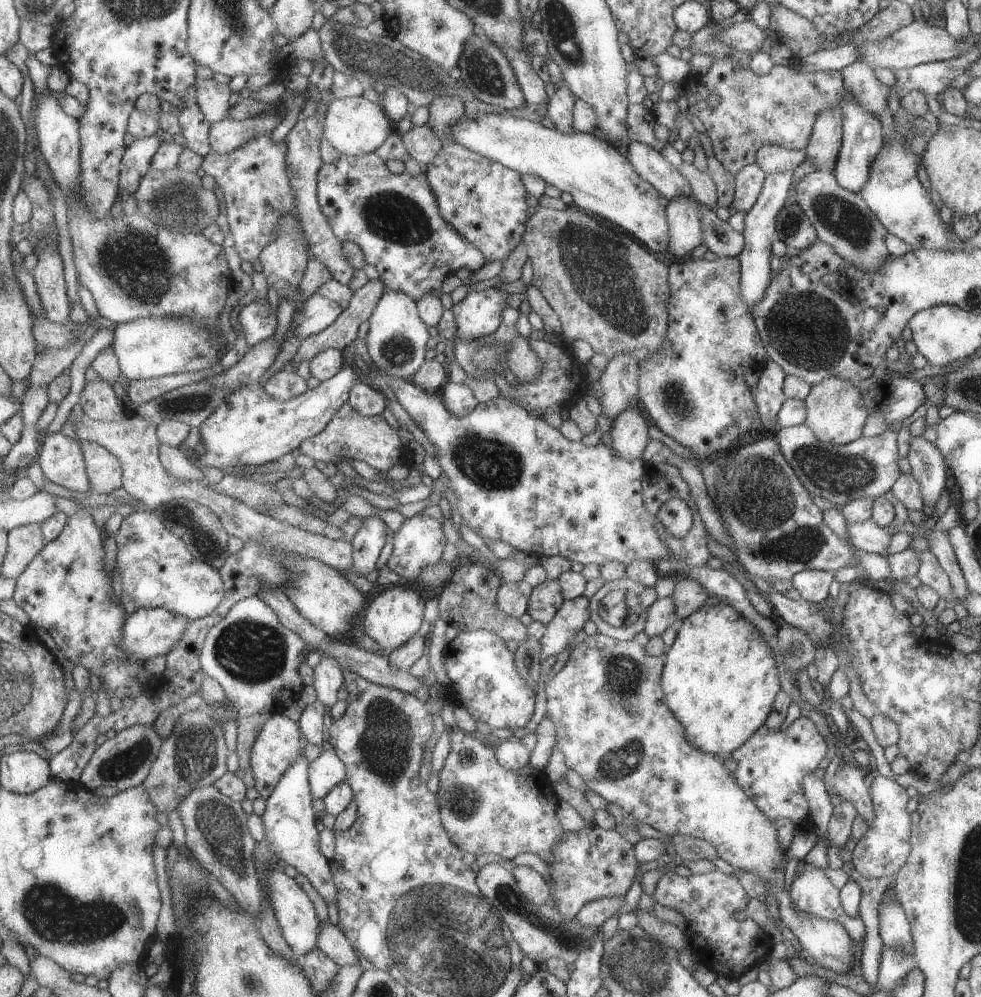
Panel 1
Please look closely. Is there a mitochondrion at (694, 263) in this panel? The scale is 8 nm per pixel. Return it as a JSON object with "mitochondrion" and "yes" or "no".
{"mitochondrion":"no"}

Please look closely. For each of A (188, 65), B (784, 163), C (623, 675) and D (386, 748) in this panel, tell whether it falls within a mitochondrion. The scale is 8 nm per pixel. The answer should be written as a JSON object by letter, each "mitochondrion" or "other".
{"A":"other","B":"other","C":"mitochondrion","D":"mitochondrion"}

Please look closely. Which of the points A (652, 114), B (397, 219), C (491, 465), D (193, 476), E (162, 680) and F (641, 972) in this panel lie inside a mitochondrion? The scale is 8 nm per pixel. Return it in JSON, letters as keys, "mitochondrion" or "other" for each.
{"A":"other","B":"mitochondrion","C":"mitochondrion","D":"other","E":"other","F":"mitochondrion"}

